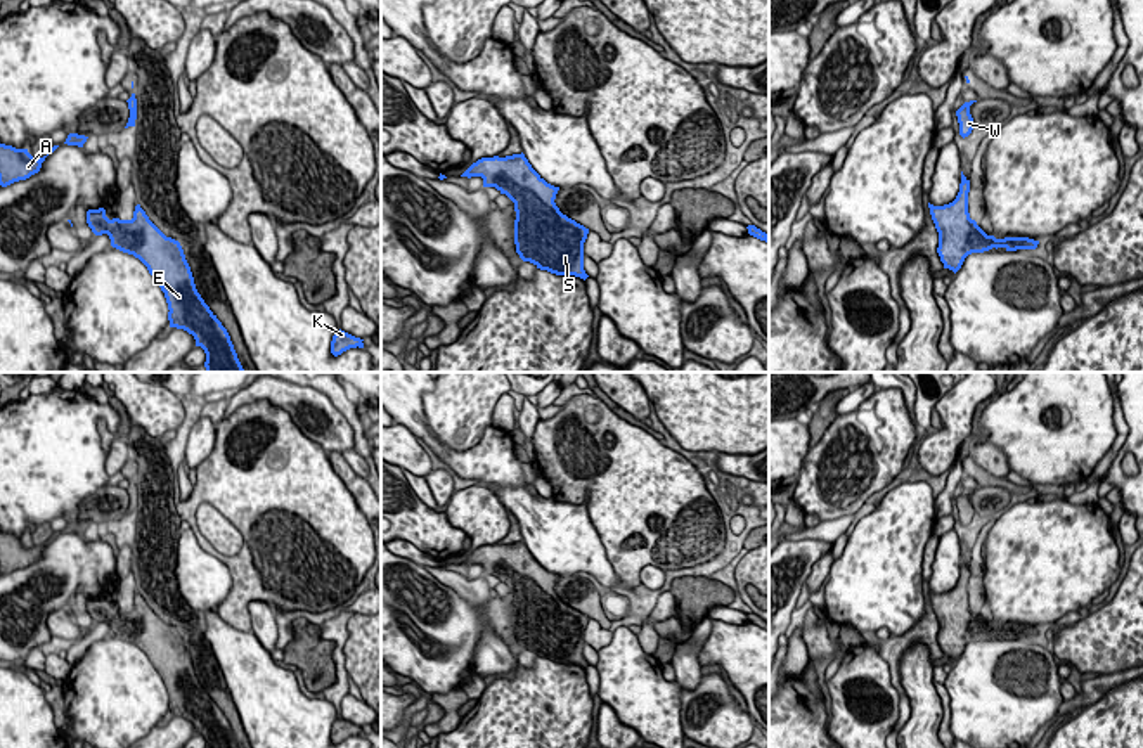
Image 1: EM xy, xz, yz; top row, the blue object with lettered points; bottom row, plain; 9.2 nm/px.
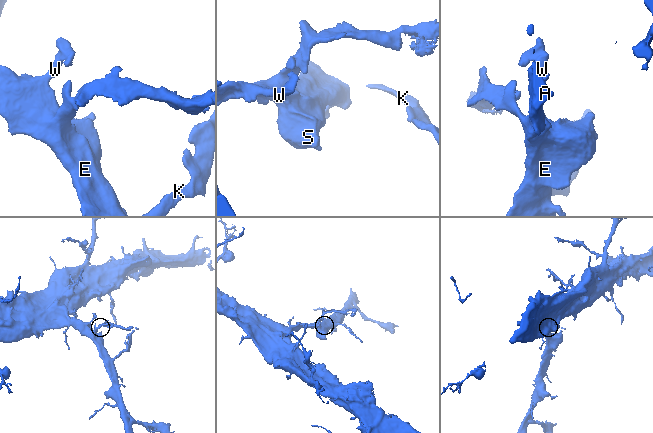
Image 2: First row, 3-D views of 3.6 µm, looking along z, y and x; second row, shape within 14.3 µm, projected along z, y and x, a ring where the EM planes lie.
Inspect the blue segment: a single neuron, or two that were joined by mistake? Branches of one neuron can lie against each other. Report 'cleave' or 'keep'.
keep

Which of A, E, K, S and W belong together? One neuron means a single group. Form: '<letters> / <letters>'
A E K S W

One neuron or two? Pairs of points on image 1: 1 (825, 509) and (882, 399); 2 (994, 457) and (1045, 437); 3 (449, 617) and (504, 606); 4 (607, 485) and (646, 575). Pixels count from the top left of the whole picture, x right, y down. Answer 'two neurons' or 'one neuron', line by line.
1: one neuron
2: two neurons
3: one neuron
4: two neurons

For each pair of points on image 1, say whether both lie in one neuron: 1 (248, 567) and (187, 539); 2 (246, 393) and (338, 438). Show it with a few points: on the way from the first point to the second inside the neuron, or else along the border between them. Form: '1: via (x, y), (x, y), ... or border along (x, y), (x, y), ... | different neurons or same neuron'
1: border along (189, 528), (196, 541), (229, 570) | different neurons
2: via (272, 392), (303, 399), (322, 407), (326, 412) | same neuron

